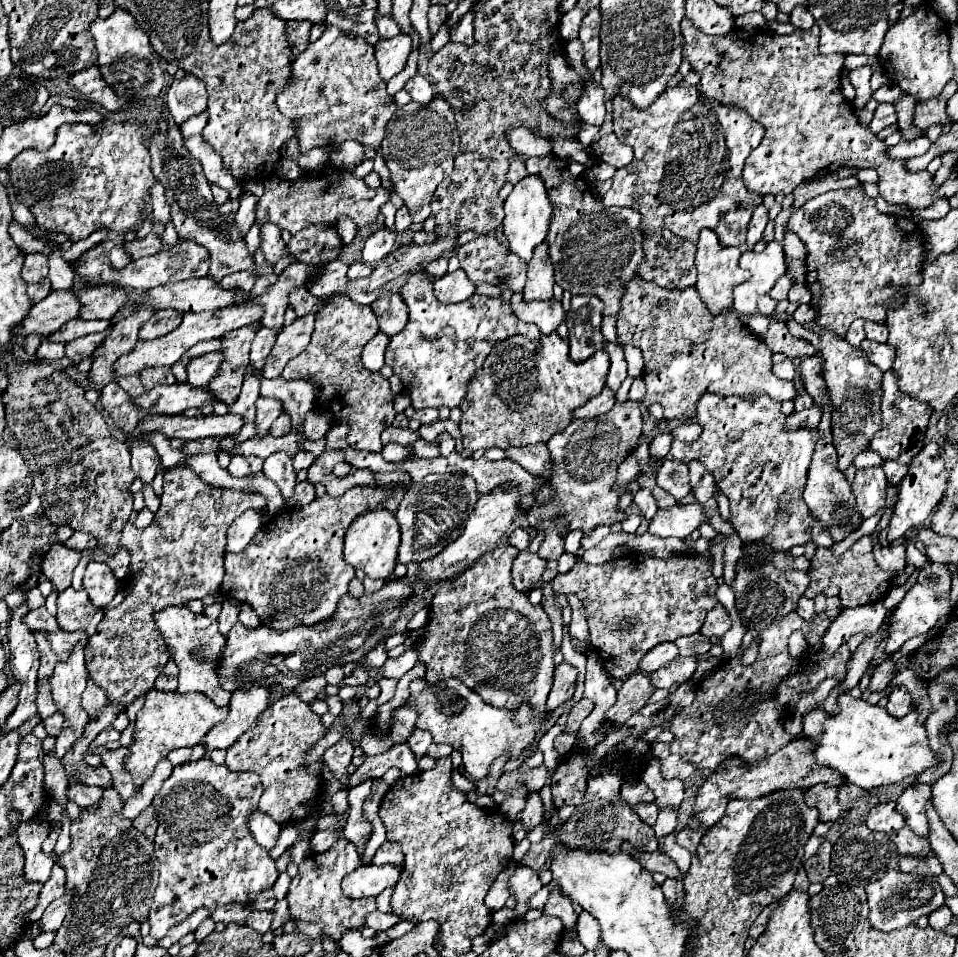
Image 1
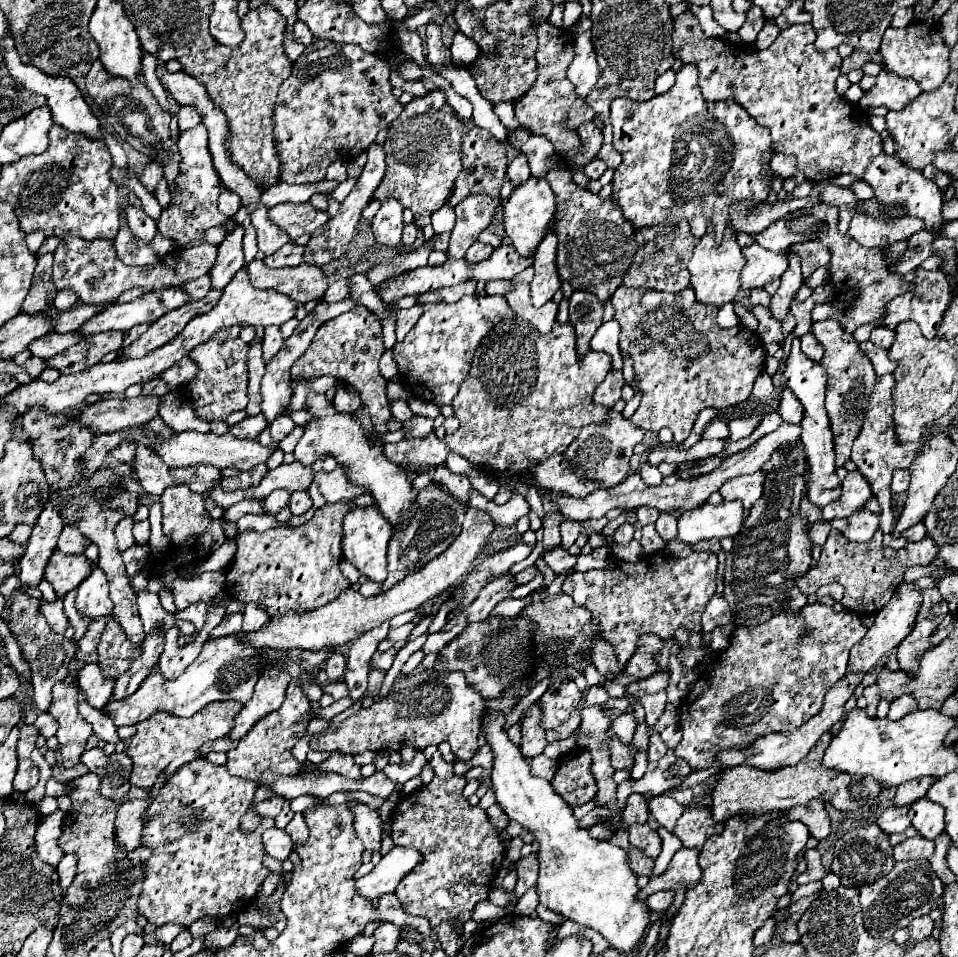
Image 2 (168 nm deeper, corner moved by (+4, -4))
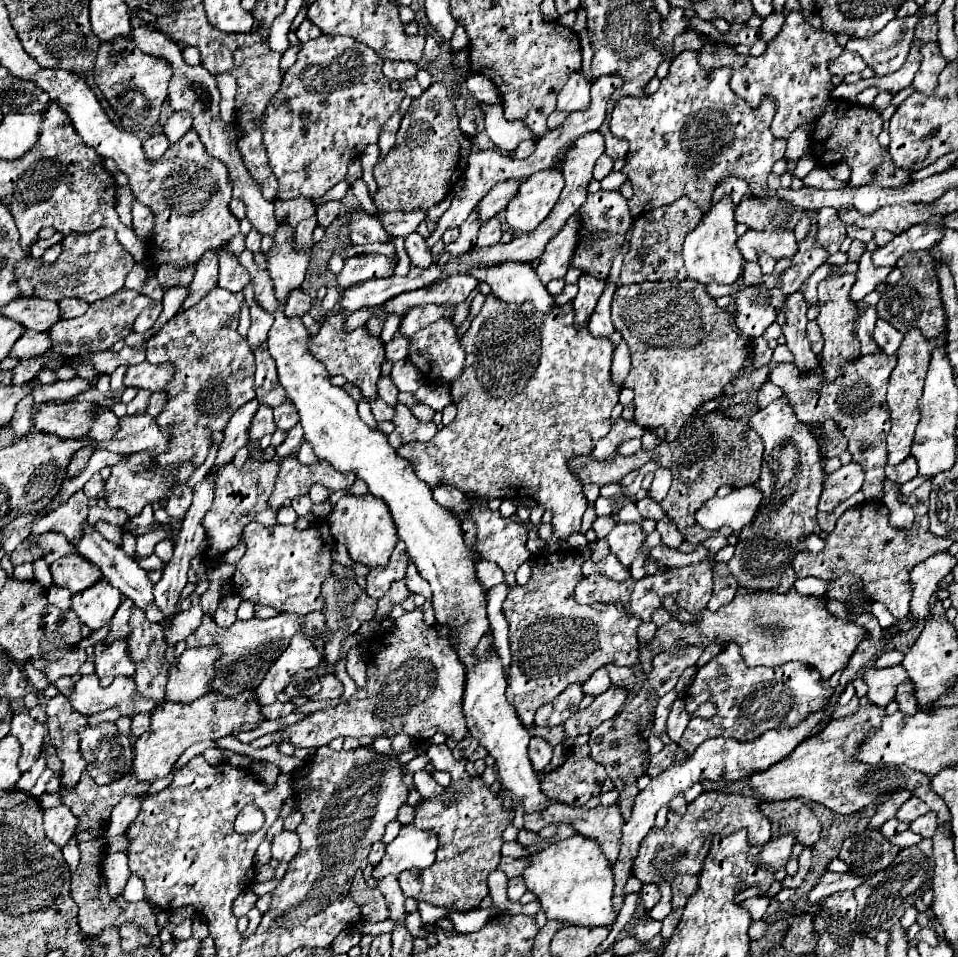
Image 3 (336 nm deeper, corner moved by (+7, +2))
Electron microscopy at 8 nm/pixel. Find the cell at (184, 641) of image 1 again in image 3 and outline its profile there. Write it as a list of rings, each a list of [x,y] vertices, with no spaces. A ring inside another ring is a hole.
[[[89,523],[83,525],[83,527],[85,527],[85,531],[83,531],[81,541],[77,543],[77,553],[79,553],[81,557],[85,557],[87,561],[91,561],[93,565],[97,565],[97,567],[101,569],[103,577],[105,577],[113,587],[117,587],[125,597],[133,599],[133,603],[135,603],[139,609],[143,609],[143,613],[145,613],[145,617],[147,617],[149,621],[155,621],[155,623],[157,623],[157,621],[163,621],[163,613],[161,613],[161,609],[159,609],[159,607],[155,605],[155,601],[153,601],[153,583],[149,581],[147,571],[141,569],[141,567],[137,565],[137,561],[129,559],[119,545],[105,541],[105,539],[101,537],[101,533],[97,533]]]

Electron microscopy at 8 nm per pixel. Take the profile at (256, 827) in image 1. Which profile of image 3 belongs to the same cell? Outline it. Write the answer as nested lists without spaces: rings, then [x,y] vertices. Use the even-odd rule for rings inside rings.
[[[281,831],[273,839],[273,859],[289,863],[299,853],[299,837],[293,831]]]

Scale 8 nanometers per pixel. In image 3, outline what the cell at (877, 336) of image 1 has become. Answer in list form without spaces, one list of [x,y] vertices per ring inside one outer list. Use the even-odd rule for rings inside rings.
[[[885,319],[877,321],[873,335],[875,335],[875,341],[877,341],[879,349],[885,355],[895,355],[899,345],[901,345],[901,341],[903,341],[903,335],[897,329],[893,329]]]

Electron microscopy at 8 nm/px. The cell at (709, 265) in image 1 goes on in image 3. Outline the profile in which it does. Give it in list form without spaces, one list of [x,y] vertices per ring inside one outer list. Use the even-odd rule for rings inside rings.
[[[725,195],[717,205],[713,205],[703,219],[699,221],[699,225],[685,237],[683,243],[683,259],[685,259],[685,267],[687,267],[687,277],[693,281],[699,281],[703,285],[709,283],[727,283],[733,285],[739,275],[741,275],[741,265],[743,265],[743,257],[741,251],[737,249],[735,241],[735,219],[733,219],[733,211],[735,205],[731,201],[729,195]]]

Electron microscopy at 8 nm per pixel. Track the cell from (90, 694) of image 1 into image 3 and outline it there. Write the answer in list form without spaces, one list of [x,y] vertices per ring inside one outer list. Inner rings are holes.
[[[117,639],[111,645],[103,641],[95,643],[95,675],[101,685],[111,685],[117,675],[131,677],[135,673],[135,663],[129,657],[129,645],[125,639]]]

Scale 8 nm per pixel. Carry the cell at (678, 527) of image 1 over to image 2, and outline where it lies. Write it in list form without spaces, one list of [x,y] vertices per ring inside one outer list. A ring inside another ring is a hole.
[[[722,501],[720,505],[698,507],[694,511],[684,511],[678,517],[678,535],[682,543],[698,543],[702,539],[736,535],[742,527],[742,503],[740,501]]]

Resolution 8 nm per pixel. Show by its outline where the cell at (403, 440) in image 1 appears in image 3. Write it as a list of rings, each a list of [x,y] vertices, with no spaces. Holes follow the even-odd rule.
[[[487,295],[481,313],[463,335],[461,347],[467,357],[461,377],[453,381],[457,417],[431,441],[407,443],[397,451],[403,459],[413,463],[415,473],[433,489],[451,485],[469,499],[525,497],[541,503],[545,509],[553,509],[553,537],[545,547],[545,551],[553,551],[567,535],[581,529],[581,517],[587,509],[587,499],[579,479],[569,467],[569,459],[589,455],[595,443],[609,433],[611,411],[623,389],[611,381],[613,343],[609,337],[593,337],[587,325],[575,329],[571,301],[553,305],[551,313],[543,315],[535,311],[529,301],[513,305]]]

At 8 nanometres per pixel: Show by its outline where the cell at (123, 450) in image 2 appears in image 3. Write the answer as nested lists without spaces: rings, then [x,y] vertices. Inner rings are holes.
[[[99,407],[93,425],[89,429],[89,437],[93,437],[95,441],[107,441],[109,437],[113,437],[115,431],[117,431],[117,415],[107,407]]]

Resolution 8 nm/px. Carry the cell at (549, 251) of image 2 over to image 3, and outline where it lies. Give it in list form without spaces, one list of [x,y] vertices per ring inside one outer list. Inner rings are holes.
[[[577,215],[569,217],[569,221],[565,223],[565,229],[561,229],[561,233],[557,233],[557,237],[553,237],[553,241],[549,241],[549,245],[545,247],[541,255],[541,263],[537,267],[537,275],[543,281],[543,285],[547,285],[551,279],[565,277],[571,265],[573,253],[579,245],[581,227],[583,227],[581,217]]]

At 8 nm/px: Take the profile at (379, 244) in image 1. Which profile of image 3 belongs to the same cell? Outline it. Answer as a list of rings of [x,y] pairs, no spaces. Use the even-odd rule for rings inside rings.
[[[415,209],[409,213],[389,213],[389,215],[381,217],[381,221],[391,237],[399,237],[399,235],[405,237],[405,235],[415,233],[419,223],[425,221],[425,217],[427,217],[427,213],[423,209]]]

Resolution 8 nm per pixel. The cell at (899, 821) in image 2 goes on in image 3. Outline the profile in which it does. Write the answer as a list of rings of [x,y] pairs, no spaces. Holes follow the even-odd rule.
[[[911,797],[909,801],[903,803],[903,807],[897,811],[897,819],[899,821],[905,821],[905,823],[911,823],[915,821],[917,817],[925,815],[929,811],[929,807],[919,799],[919,797]]]

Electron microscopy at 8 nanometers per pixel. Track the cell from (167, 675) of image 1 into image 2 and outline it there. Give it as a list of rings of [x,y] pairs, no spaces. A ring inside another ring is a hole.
[[[176,629],[166,633],[164,651],[162,651],[160,661],[158,661],[158,669],[164,675],[164,679],[176,679],[198,657],[198,653],[202,649],[202,643],[206,639],[208,639],[208,635],[204,631],[200,631],[196,635],[196,641],[184,645],[184,647],[178,647],[176,645]]]

